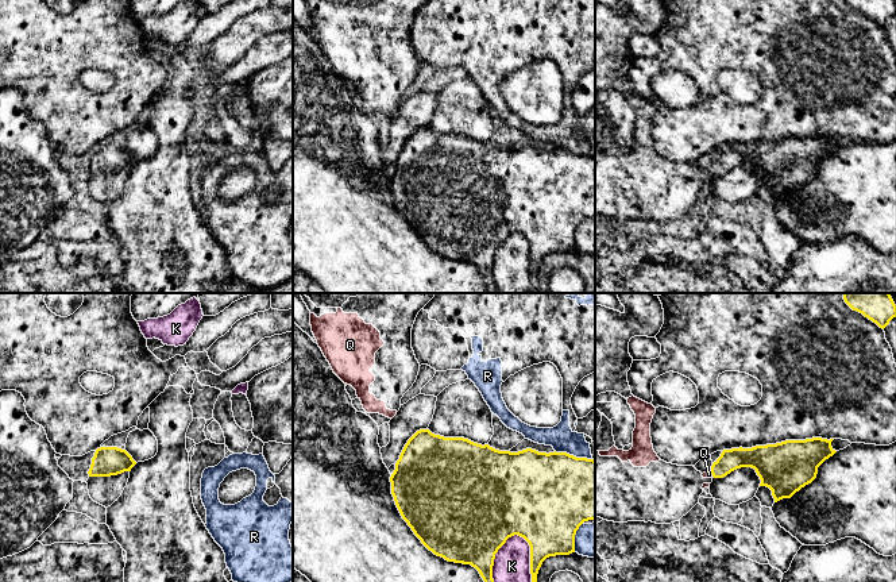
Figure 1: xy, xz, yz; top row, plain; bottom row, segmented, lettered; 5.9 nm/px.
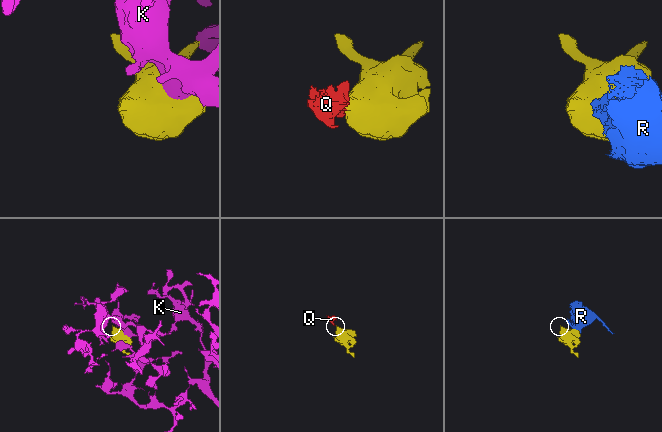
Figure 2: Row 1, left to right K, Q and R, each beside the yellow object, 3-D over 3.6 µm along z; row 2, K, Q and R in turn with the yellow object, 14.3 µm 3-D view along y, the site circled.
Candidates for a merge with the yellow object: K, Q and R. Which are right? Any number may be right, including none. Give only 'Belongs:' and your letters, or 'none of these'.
Belongs: Q

